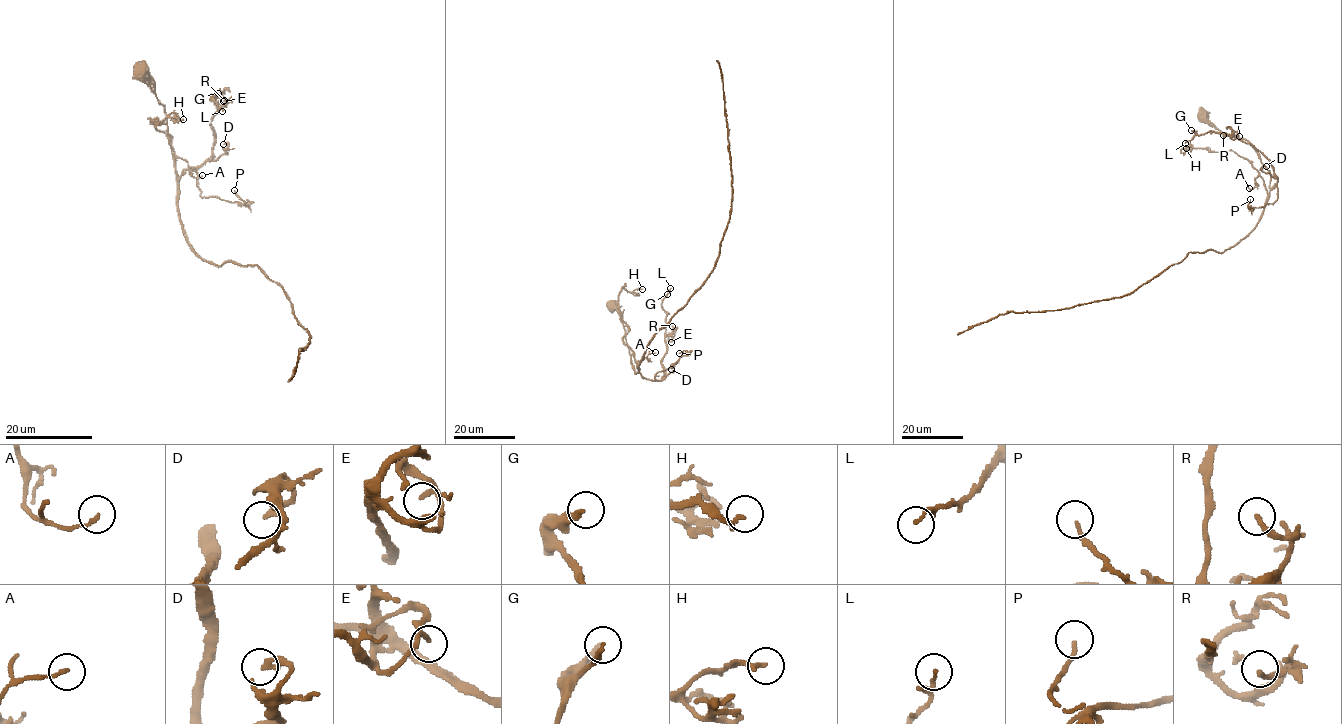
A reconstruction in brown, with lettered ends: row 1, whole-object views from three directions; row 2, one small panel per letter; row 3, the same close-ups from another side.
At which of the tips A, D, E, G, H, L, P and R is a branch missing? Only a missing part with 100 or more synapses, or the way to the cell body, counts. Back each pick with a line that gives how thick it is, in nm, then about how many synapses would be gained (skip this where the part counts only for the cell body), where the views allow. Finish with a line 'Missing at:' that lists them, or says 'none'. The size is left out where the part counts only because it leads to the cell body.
Missing at: none

